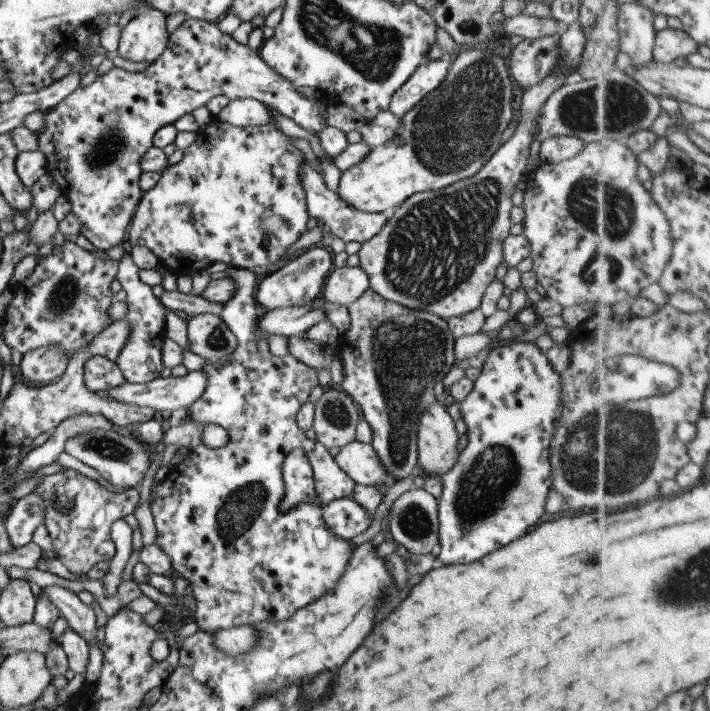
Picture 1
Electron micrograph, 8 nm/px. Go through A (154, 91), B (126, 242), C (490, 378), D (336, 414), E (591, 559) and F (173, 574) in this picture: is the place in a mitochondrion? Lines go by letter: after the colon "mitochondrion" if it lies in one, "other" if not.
A: other
B: other
C: other
D: mitochondrion
E: mitochondrion
F: other

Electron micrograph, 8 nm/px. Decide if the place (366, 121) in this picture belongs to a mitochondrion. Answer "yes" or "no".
no

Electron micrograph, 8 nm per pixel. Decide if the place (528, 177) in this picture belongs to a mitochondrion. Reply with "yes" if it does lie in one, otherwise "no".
no

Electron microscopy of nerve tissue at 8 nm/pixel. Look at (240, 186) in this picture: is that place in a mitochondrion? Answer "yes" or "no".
yes

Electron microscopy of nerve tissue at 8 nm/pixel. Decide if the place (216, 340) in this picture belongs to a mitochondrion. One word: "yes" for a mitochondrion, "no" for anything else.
yes

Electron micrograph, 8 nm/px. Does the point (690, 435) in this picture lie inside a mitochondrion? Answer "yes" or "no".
no

